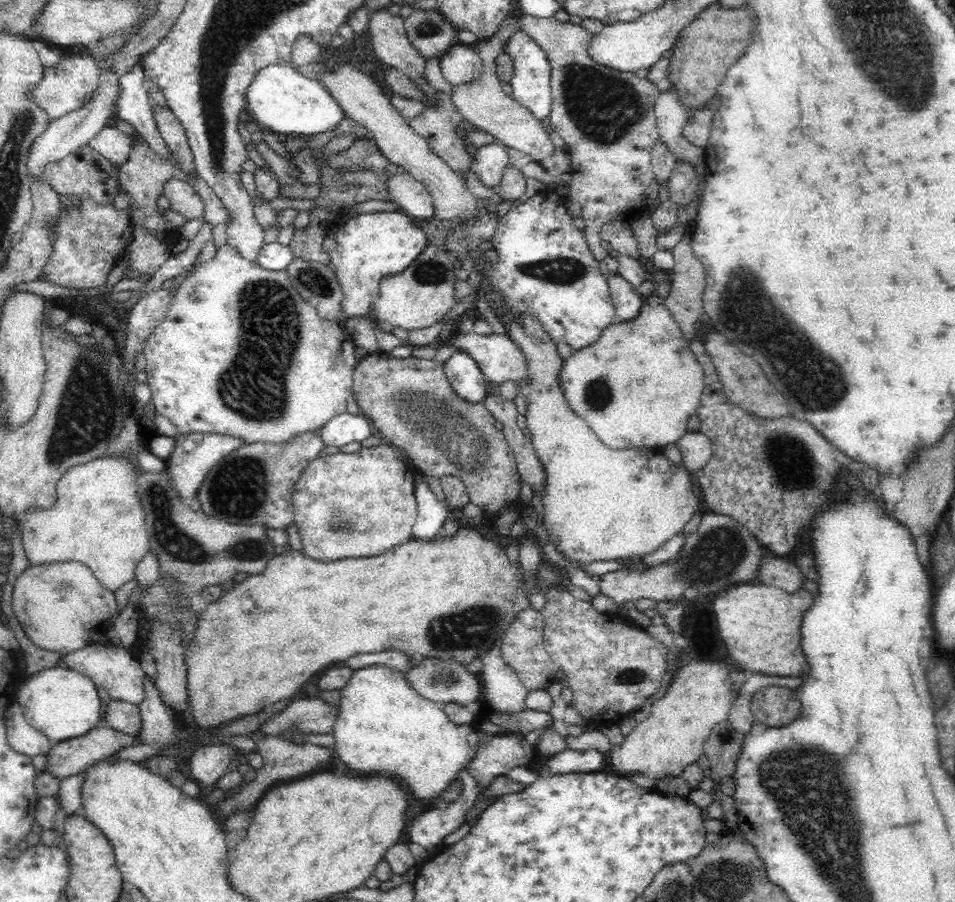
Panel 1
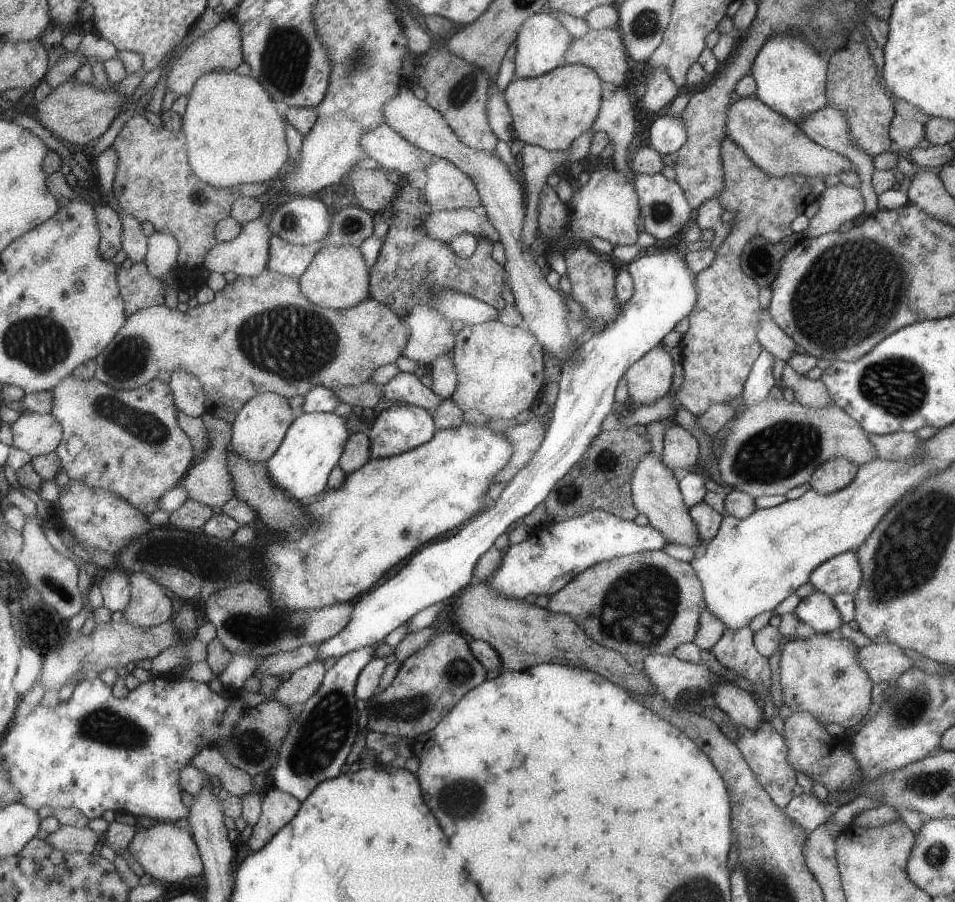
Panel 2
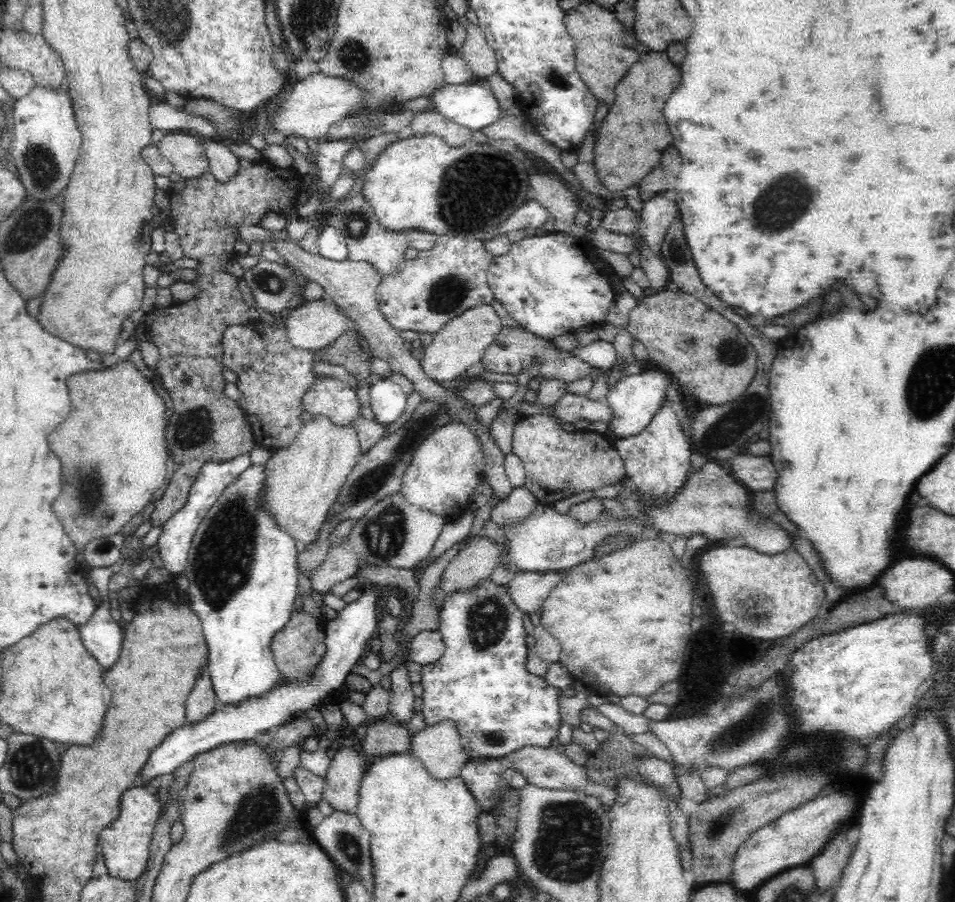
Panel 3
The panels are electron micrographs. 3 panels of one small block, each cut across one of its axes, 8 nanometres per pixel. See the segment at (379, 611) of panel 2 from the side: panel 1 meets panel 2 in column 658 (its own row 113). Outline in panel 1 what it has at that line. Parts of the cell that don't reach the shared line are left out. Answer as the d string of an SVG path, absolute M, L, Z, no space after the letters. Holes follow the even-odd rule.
M290 62L260 68L247 87L245 101L256 122L275 134L312 135L334 130L345 118L343 109L322 82L312 80Z

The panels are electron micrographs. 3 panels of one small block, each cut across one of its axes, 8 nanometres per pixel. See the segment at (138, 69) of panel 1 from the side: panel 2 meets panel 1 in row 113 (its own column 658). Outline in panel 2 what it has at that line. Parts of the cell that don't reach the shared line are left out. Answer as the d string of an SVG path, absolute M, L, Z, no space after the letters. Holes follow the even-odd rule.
M671 114L660 115L647 130L650 147L662 156L675 152L683 146L688 136L684 120Z

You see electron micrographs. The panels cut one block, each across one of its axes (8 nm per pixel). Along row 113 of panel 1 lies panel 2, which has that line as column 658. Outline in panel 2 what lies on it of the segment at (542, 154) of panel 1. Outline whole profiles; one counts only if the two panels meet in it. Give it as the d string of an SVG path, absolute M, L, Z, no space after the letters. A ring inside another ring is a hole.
M652 451L645 454L633 468L630 482L630 495L633 508L647 518L647 525L657 529L669 543L682 544L689 548L699 549L699 538L696 525L684 504L680 485L668 469Z

